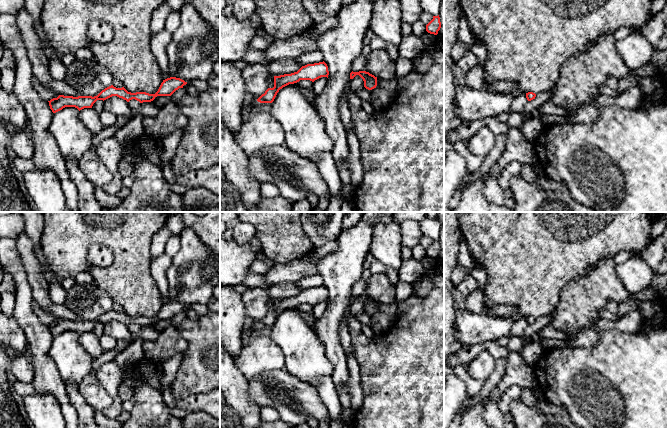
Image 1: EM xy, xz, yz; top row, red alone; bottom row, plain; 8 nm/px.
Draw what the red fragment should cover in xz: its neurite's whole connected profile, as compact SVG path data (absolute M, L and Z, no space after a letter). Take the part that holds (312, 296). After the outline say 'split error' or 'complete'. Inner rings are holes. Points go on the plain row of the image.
M323 286L307 288L302 290L297 296L274 300L274 311L268 312L257 325L260 327L272 327L283 311L299 306L300 304L310 304L314 306L321 301L328 302L329 295L327 288Z; complete

